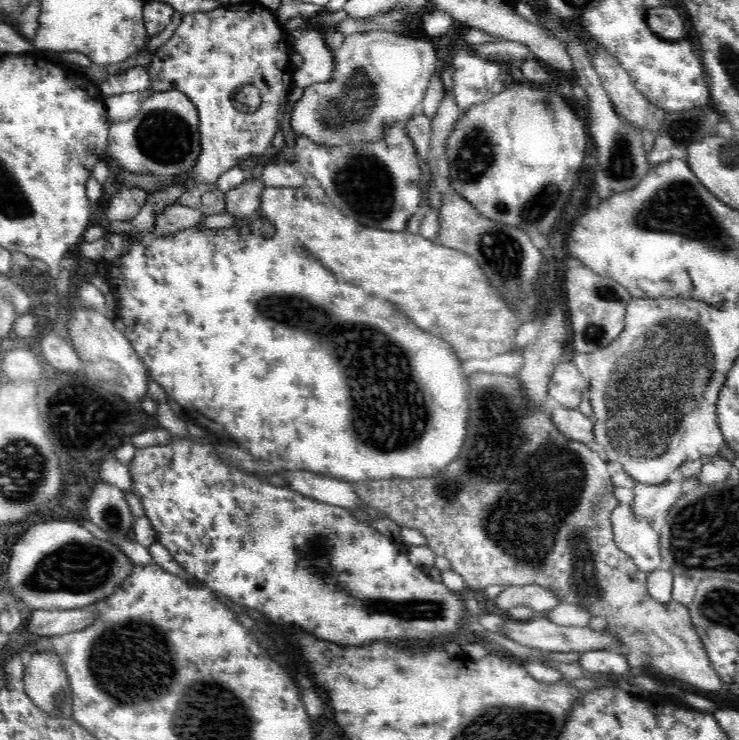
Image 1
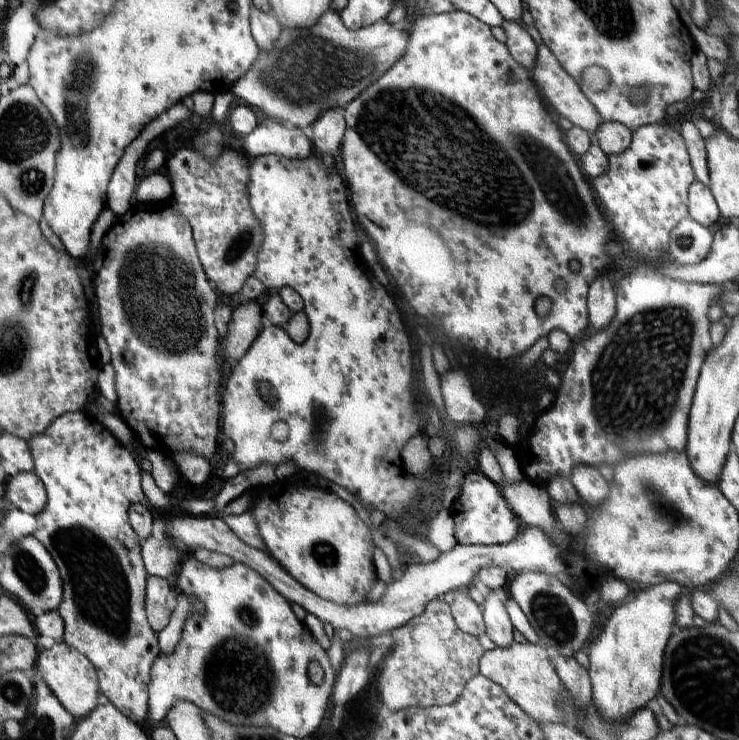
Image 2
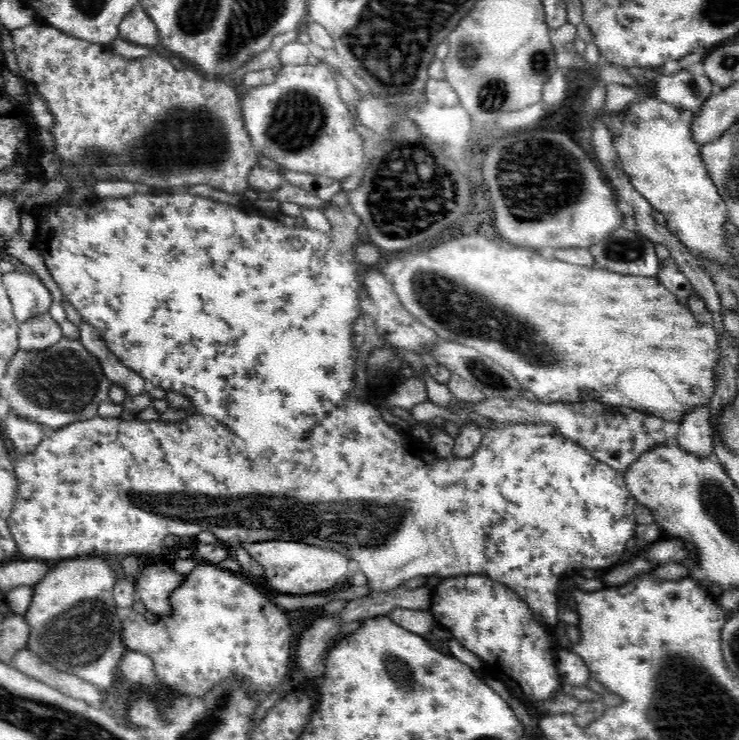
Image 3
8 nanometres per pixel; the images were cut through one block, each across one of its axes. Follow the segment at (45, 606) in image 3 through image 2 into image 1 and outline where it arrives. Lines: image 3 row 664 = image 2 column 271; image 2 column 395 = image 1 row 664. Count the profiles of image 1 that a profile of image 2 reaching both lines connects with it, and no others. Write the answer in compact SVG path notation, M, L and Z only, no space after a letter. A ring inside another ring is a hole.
M54 649L34 652L22 679L25 694L37 707L56 718L73 718L70 681Z

